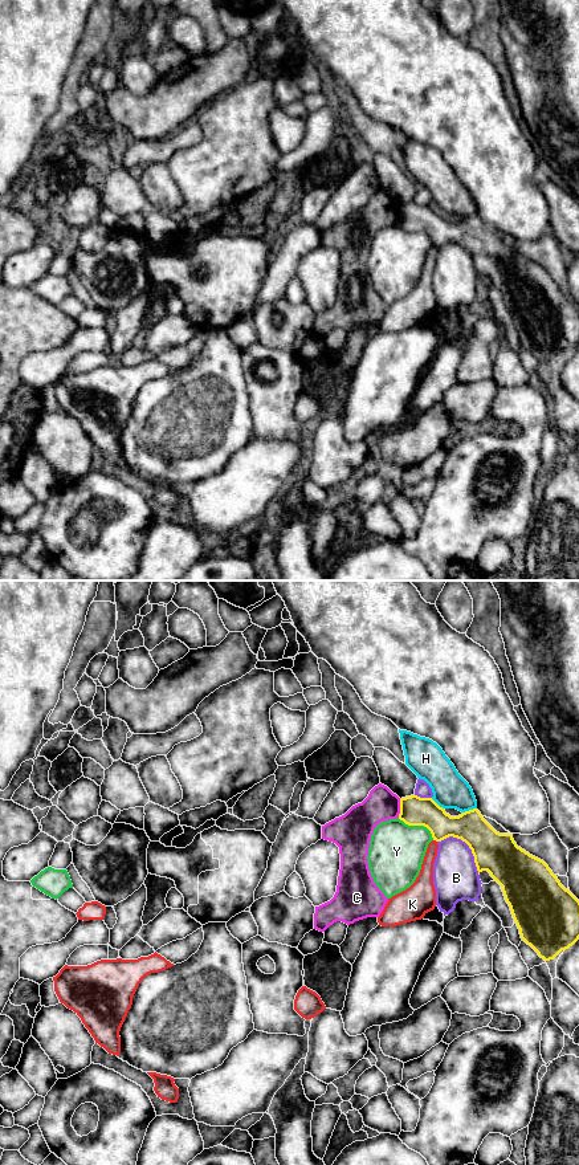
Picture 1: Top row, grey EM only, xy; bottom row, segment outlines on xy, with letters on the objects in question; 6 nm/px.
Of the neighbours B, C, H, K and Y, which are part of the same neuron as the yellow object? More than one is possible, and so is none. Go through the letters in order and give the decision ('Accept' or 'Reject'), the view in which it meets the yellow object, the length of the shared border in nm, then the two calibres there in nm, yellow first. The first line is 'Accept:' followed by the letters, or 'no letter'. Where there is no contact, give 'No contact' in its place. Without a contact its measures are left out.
Accept: no letter
B: Reject. Touches yellow in xy. Shared border 340 nm. Thickness 240 nm (yellow) against 280 nm
C: Reject. Touches yellow in xy. Shared border 110 nm. Thickness 180 nm (yellow) against 200 nm
H: Reject. Touches yellow in xy. Shared border 90 nm. Thickness 200 nm (yellow) against 220 nm
K: Reject. Touches yellow in xy. Shared border 30 nm. Thickness 190 nm (yellow) against 100 nm
Y: Reject. Touches yellow in xy. Shared border 260 nm. Thickness 180 nm (yellow) against 340 nm

